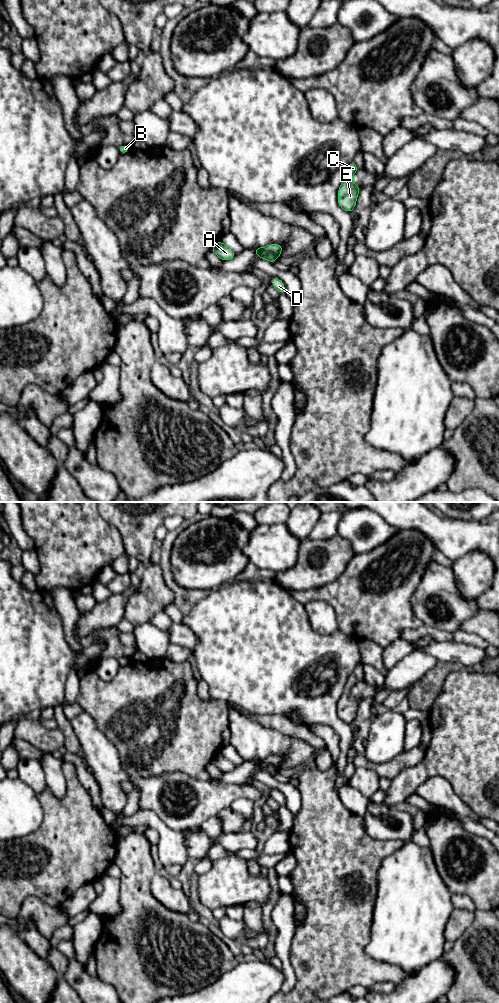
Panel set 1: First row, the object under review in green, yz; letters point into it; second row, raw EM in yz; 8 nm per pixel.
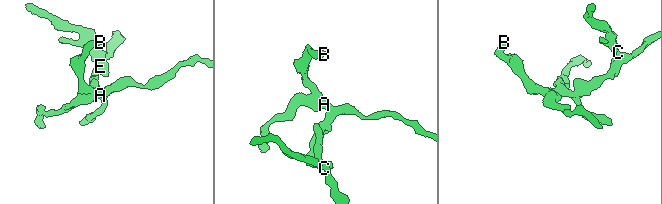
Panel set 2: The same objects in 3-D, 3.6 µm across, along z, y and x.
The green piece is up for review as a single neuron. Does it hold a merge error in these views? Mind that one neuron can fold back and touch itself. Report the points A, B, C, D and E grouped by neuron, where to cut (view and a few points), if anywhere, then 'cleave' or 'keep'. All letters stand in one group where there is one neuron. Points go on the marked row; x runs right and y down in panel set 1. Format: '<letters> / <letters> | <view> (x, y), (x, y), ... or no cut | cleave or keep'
A B D / C E | yz (263, 256), (273, 254), (277, 257) | cleave

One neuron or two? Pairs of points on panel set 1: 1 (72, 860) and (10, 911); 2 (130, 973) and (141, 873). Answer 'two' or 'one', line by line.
1: one
2: one

